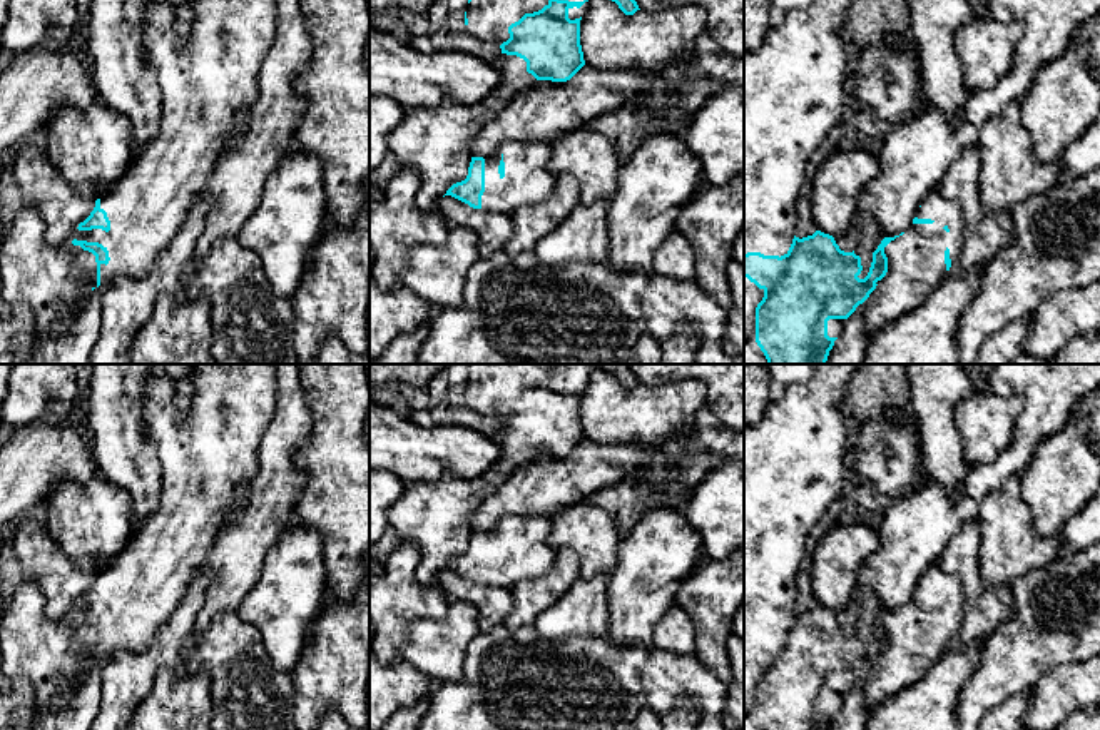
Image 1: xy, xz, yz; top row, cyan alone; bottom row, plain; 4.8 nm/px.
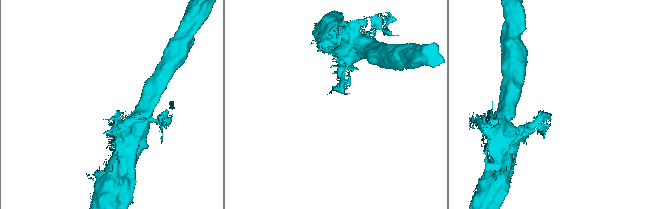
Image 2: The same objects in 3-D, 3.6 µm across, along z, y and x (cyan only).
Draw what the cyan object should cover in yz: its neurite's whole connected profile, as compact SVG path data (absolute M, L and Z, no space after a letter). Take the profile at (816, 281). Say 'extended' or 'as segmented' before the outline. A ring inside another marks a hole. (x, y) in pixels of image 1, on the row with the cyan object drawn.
extended; M861 214L853 252L841 251L833 236L816 231L802 239L794 236L781 257L744 254L744 277L764 291L756 307L756 342L767 364L826 364L838 339L828 336L828 321L848 319L869 297L888 272L884 247L896 237L884 237L876 221Z

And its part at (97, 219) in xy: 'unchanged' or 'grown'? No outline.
grown

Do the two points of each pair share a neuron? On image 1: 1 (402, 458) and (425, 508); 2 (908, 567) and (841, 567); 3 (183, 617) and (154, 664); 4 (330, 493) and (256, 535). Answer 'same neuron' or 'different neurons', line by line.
1: different neurons
2: different neurons
3: same neuron
4: different neurons

